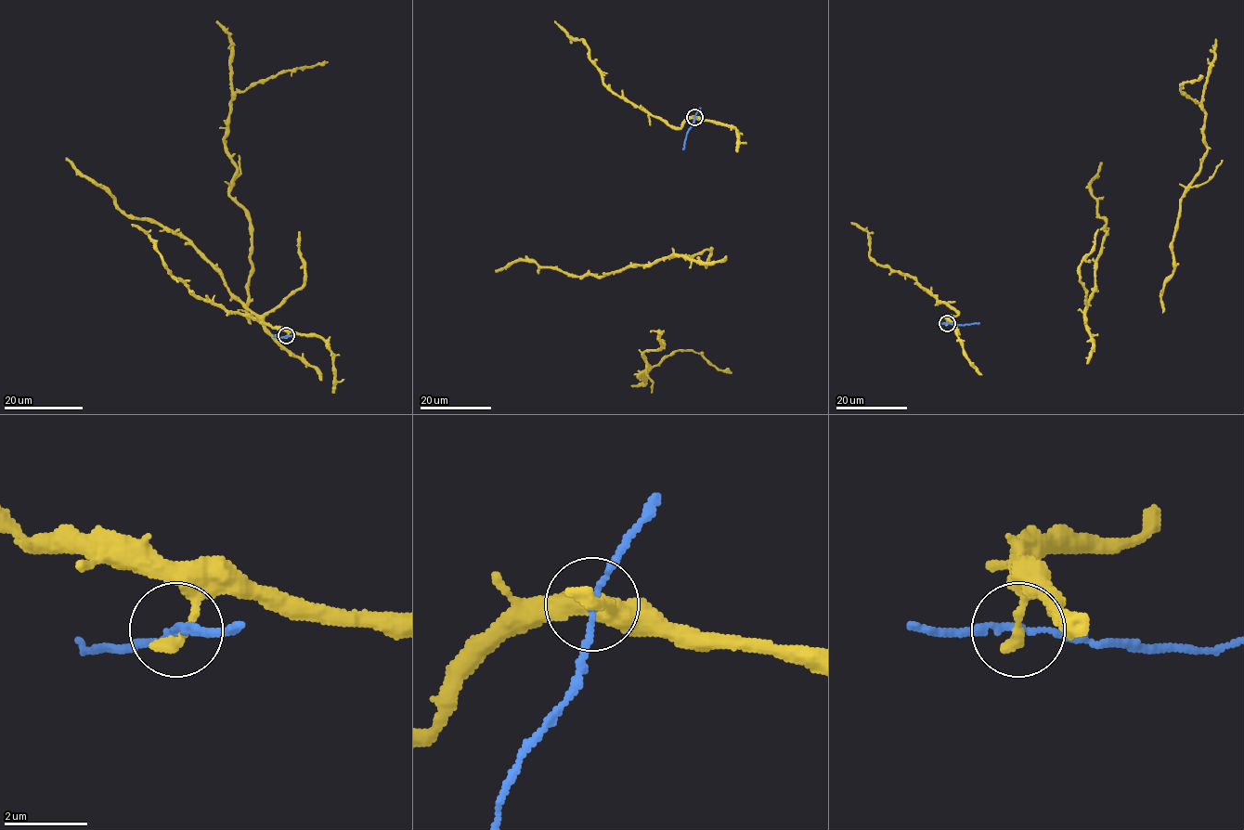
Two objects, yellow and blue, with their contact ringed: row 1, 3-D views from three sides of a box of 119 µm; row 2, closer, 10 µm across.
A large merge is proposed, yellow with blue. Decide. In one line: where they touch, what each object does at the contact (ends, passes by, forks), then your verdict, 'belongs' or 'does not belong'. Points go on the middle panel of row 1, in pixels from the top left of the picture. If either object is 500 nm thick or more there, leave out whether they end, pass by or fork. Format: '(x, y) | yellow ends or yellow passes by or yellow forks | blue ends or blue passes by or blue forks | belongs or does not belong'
(694, 117) | yellow ends | blue passes by | does not belong

